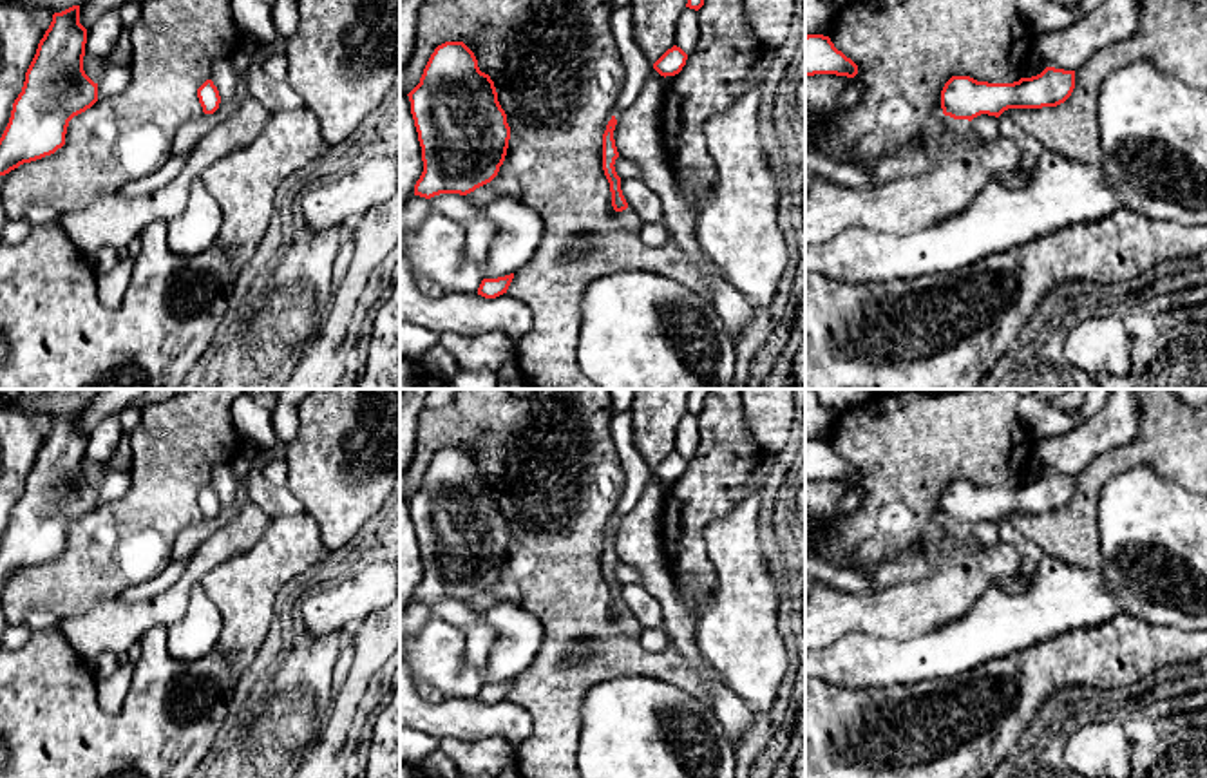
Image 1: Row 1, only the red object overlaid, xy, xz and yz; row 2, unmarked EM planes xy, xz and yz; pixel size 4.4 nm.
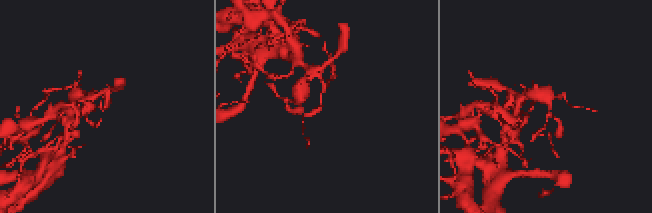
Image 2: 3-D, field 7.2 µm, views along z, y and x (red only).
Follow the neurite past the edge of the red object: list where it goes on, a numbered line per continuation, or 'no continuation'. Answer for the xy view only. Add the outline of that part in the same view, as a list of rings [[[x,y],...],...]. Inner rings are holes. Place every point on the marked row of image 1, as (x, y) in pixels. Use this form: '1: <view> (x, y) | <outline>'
no continuation

